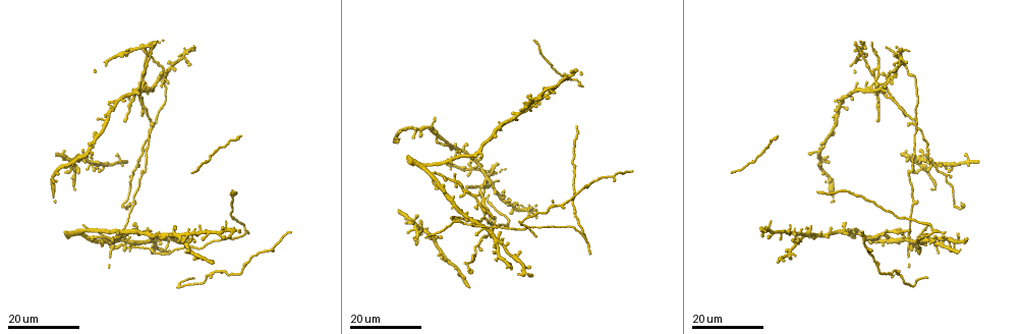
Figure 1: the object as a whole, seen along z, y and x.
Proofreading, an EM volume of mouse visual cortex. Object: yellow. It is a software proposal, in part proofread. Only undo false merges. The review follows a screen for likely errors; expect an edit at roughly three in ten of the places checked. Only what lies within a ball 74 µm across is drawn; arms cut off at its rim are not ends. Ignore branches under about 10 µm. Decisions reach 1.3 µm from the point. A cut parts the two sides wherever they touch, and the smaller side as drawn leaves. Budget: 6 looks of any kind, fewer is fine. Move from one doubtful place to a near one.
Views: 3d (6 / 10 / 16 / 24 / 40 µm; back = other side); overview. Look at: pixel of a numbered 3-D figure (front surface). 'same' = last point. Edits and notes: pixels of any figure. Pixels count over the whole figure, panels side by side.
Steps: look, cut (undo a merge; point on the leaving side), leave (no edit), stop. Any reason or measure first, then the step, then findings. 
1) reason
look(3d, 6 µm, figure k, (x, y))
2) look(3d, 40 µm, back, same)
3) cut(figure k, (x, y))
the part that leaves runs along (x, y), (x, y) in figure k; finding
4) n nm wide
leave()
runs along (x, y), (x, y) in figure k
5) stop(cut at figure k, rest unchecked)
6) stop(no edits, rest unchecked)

looks like a crossing
look(3d, 24 µm, figure 1, (915, 124))

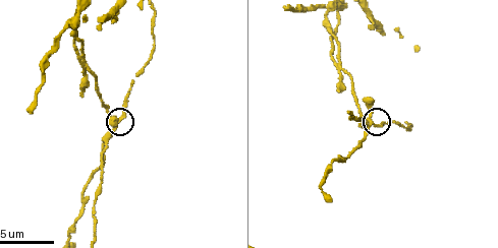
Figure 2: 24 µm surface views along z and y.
zoom in
look(3d, 10 µm, same)

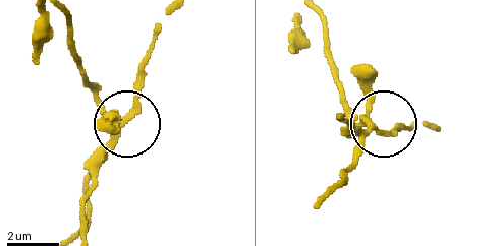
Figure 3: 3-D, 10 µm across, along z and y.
4 arms
cut(figure 3, (371, 99))
the part that leaves runs along (366, 130), (343, 94), (320, 14) in figure 3; two cells meet here

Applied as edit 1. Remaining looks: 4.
look(overview)

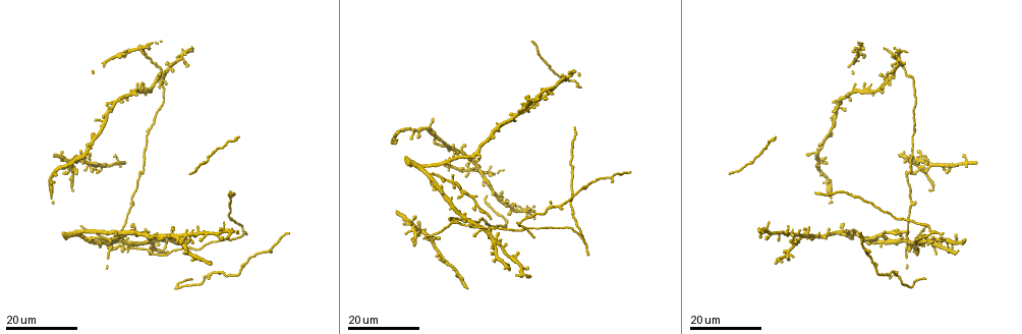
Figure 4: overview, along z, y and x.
look(3d, 24 µm, figure 4, (430, 173))

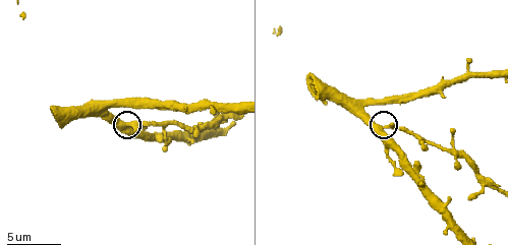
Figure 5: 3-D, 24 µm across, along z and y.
look(3d, 6 µm, figure 5, (382, 125))

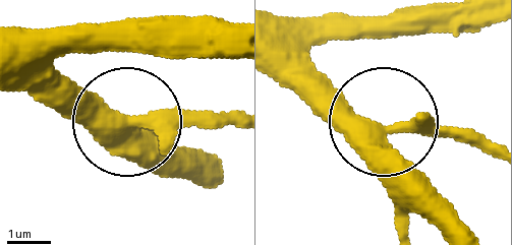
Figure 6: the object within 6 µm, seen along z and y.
side arm 24 µm
leave()
runs along (210, 163), (169, 159), (132, 122), (235, 119) in figure 6; continuous, no second cell

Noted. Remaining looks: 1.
stop(cut at figure 3, rest unchecked)

